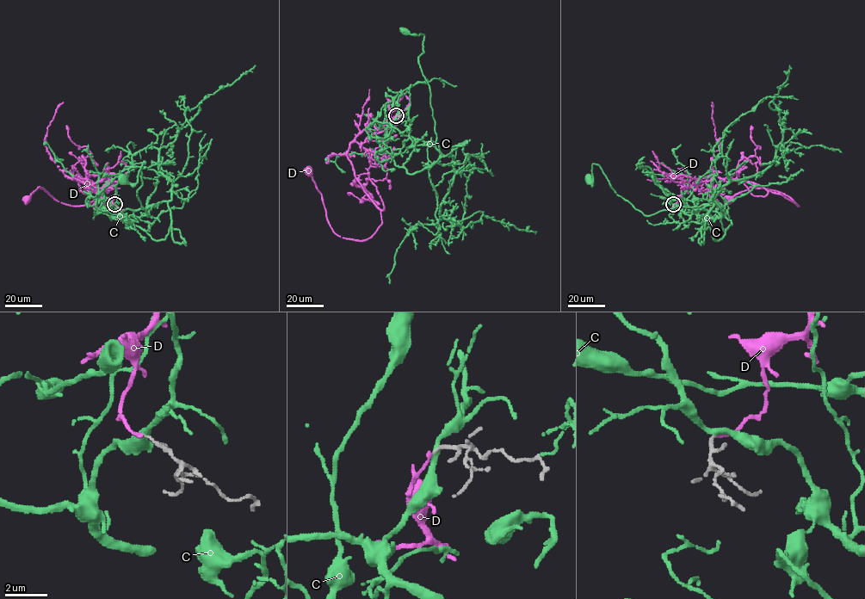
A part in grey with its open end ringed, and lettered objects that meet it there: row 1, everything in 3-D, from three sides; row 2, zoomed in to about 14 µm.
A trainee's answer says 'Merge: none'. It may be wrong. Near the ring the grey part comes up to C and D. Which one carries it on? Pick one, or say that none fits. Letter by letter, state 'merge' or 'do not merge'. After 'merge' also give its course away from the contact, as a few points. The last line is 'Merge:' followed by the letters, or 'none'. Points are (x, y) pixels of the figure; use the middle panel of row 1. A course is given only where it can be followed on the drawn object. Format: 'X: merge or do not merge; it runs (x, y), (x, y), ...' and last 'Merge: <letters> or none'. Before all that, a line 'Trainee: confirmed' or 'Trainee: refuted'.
Trainee: refuted
C: do not merge
D: merge; it runs (395, 115), (396, 125), (352, 142), (347, 154), (380, 210), (370, 237), (333, 231), (308, 171)
Merge: D

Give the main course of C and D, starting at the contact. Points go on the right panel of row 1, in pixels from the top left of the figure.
C: (673, 204), (689, 215), (703, 207), (644, 215), (617, 194), (597, 164), (591, 167), (593, 183), (590, 180)
D: (673, 204), (682, 187), (718, 175), (762, 185), (798, 206), (789, 196), (765, 188), (750, 187), (729, 198)

